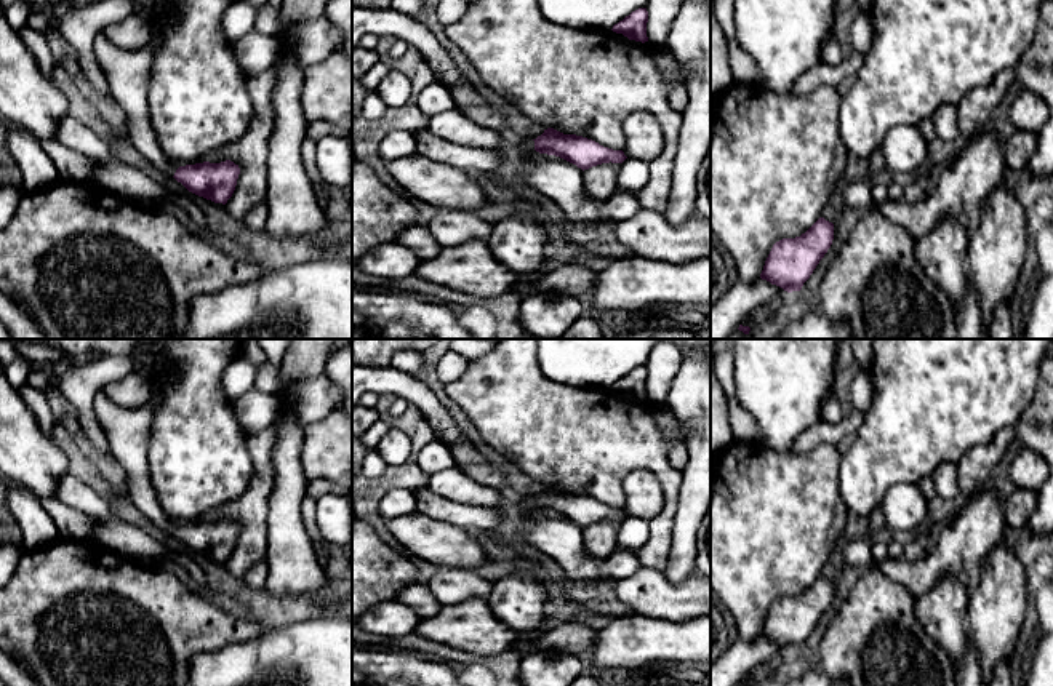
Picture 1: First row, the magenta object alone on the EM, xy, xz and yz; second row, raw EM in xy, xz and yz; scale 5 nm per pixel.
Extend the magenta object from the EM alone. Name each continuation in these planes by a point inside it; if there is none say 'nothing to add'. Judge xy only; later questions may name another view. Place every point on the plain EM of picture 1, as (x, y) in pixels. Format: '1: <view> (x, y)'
1: xy (128, 429)

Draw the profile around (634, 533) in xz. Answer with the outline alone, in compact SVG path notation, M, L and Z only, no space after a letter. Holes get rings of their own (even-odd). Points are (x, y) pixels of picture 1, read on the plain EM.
M626 516L621 523L618 544L634 552L640 550L650 539L650 523L642 518Z

